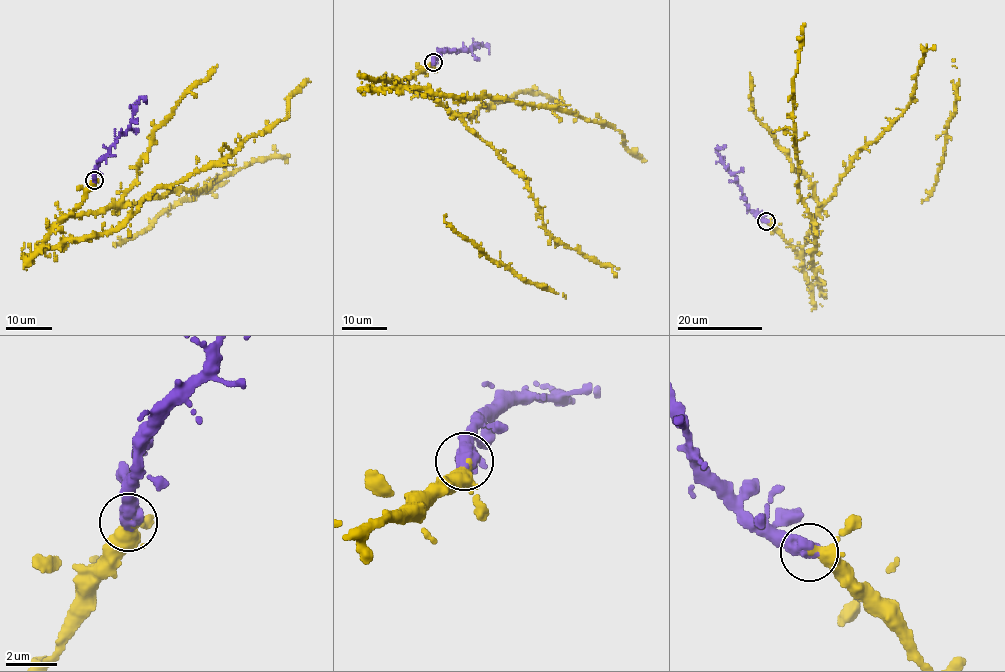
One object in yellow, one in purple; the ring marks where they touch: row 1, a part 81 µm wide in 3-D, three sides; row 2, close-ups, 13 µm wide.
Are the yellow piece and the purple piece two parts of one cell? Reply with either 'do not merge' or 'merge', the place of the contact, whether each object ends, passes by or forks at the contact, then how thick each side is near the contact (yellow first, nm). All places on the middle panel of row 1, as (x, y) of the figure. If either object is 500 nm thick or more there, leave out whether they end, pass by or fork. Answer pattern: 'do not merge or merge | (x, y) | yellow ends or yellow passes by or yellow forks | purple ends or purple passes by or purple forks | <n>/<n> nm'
merge | (433, 62) | 240/600 nm

